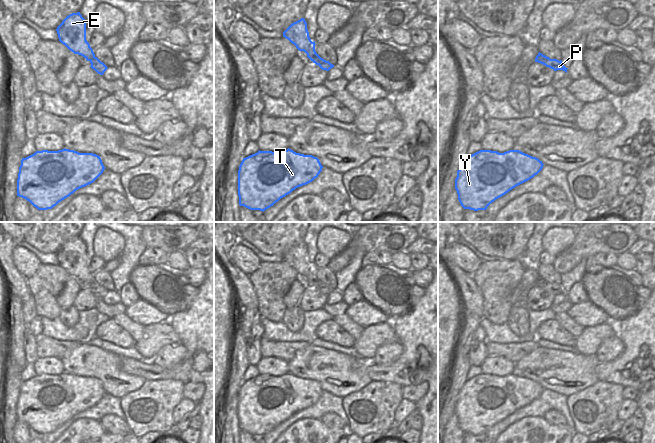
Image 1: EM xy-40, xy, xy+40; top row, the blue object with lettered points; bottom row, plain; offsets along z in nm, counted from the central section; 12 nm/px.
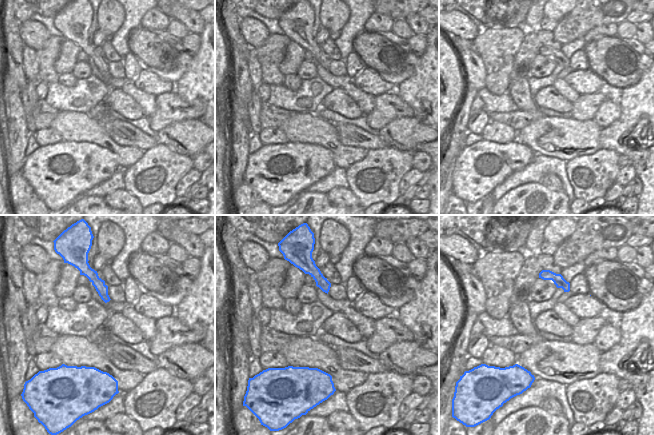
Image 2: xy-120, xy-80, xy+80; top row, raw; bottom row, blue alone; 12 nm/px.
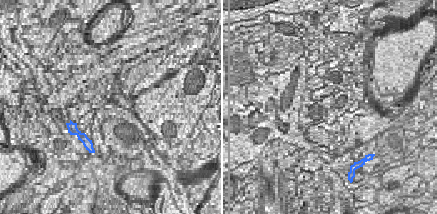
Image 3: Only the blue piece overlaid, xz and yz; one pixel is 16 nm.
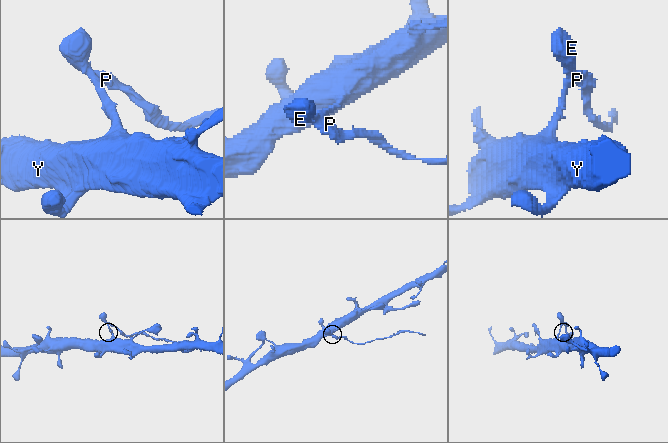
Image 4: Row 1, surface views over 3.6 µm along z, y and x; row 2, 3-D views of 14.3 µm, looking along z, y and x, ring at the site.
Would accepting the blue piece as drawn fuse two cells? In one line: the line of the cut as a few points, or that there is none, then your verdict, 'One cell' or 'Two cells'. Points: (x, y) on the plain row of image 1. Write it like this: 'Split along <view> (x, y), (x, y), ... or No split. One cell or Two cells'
Split along xy (319, 289), (329, 287), (331, 291). Two cells

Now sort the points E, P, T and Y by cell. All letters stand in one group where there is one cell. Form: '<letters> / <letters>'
E T Y / P

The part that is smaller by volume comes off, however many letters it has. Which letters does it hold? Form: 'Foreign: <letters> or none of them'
Foreign: P

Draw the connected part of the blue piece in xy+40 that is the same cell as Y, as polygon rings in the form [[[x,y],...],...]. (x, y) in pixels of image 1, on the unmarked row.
[[[480,374],[466,381],[457,395],[455,413],[458,424],[464,433],[486,434],[496,423],[537,399],[543,389],[538,382],[519,374],[509,374],[504,377]]]

